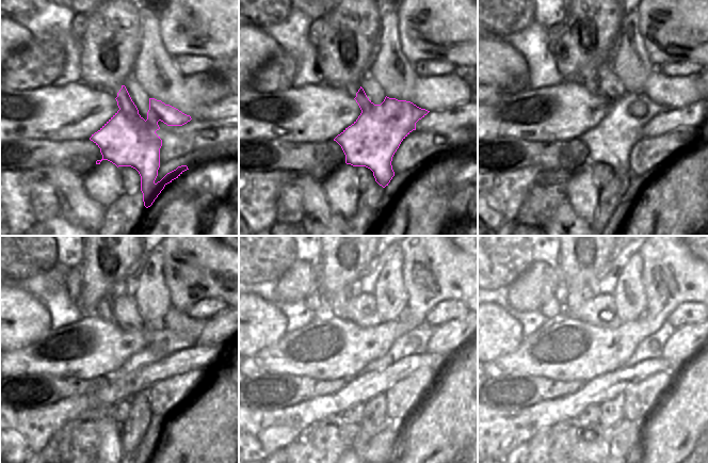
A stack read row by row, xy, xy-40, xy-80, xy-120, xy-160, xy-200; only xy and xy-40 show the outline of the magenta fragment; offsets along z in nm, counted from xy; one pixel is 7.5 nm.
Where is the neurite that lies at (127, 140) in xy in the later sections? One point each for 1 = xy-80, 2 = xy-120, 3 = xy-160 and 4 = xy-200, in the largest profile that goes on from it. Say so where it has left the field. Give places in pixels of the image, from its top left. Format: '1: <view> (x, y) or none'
1: xy-80 (610, 142)
2: xy-120 (164, 342)
3: xy-160 (415, 341)
4: xy-200 (652, 347)

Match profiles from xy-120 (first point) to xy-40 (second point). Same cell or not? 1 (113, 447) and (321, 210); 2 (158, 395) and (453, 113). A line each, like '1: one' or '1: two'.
1: two
2: two

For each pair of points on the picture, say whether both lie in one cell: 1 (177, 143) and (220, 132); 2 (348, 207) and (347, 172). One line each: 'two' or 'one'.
1: one
2: one

